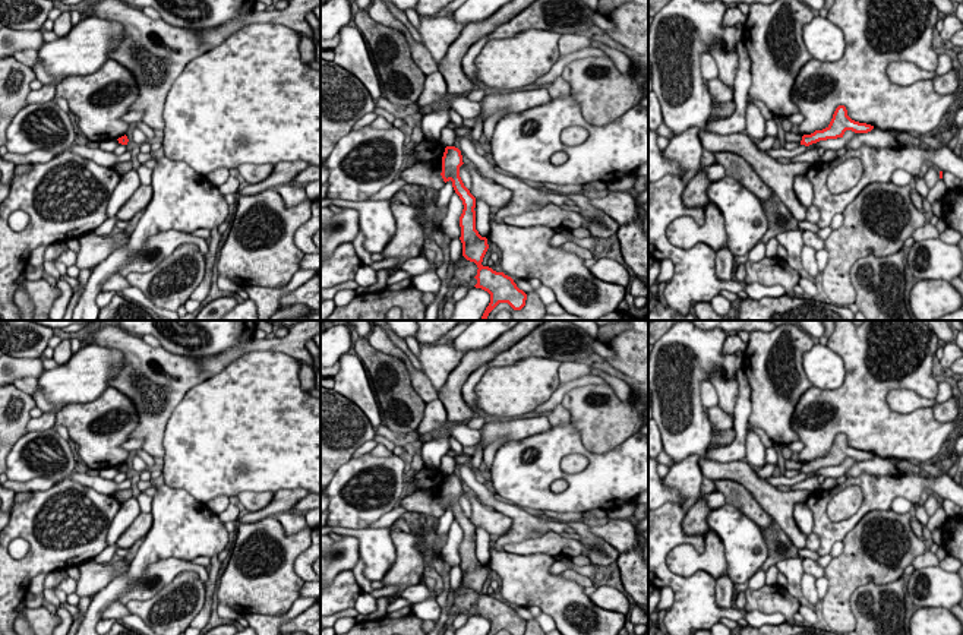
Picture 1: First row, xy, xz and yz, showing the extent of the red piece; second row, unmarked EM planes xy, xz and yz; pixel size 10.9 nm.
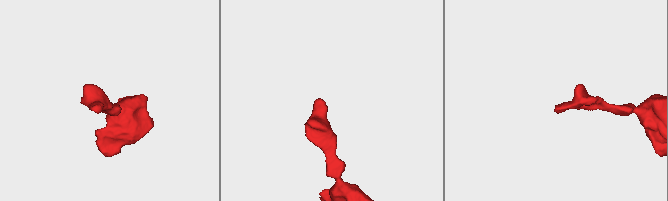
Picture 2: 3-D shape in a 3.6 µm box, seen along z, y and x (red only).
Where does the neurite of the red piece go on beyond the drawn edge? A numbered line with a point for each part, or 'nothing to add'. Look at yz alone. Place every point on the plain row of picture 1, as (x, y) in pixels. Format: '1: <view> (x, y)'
nothing to add

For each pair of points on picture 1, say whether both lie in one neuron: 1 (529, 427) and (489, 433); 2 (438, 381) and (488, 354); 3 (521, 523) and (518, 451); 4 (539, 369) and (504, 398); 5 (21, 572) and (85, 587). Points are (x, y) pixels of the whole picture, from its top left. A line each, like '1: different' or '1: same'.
1: same
2: different
3: different
4: same
5: different

